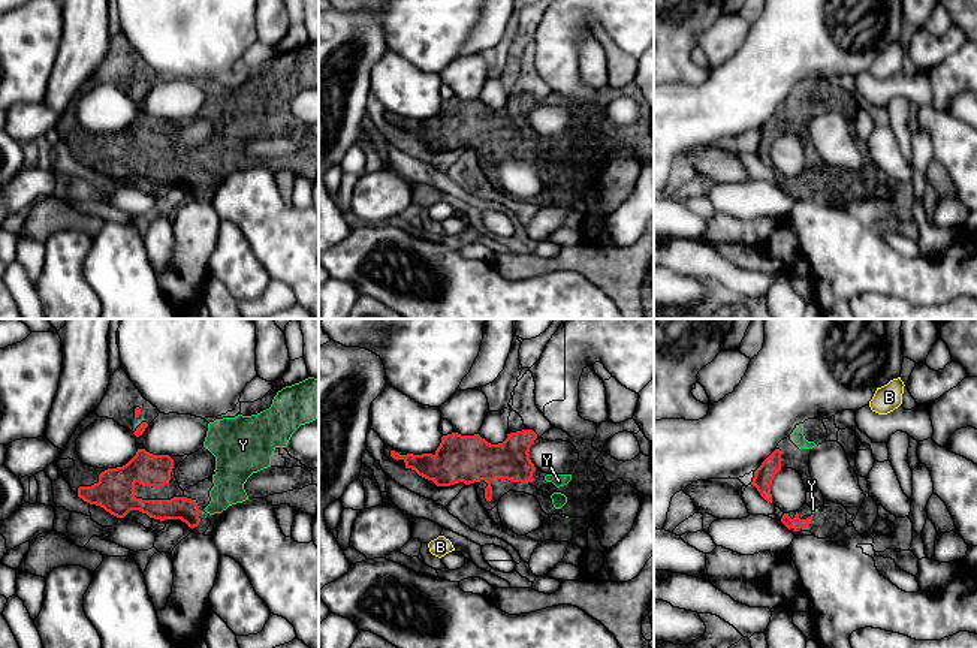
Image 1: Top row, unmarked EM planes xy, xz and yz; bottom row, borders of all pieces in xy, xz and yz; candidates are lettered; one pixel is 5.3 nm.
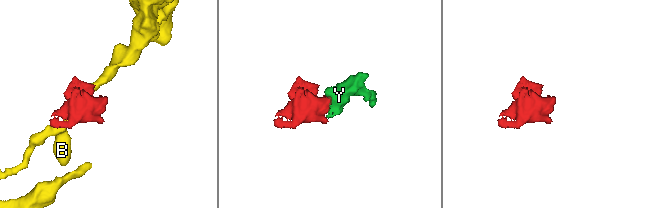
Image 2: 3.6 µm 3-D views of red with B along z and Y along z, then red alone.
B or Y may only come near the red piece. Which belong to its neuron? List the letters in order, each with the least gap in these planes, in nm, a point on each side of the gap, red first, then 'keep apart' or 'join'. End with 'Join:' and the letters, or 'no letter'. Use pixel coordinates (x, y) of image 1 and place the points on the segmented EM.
B: 280 nm apart; from red across xz (439, 485), (439, 536); keep apart
Y: 20 nm apart; from red across xy (199, 509), (204, 509); join
Join: Y

